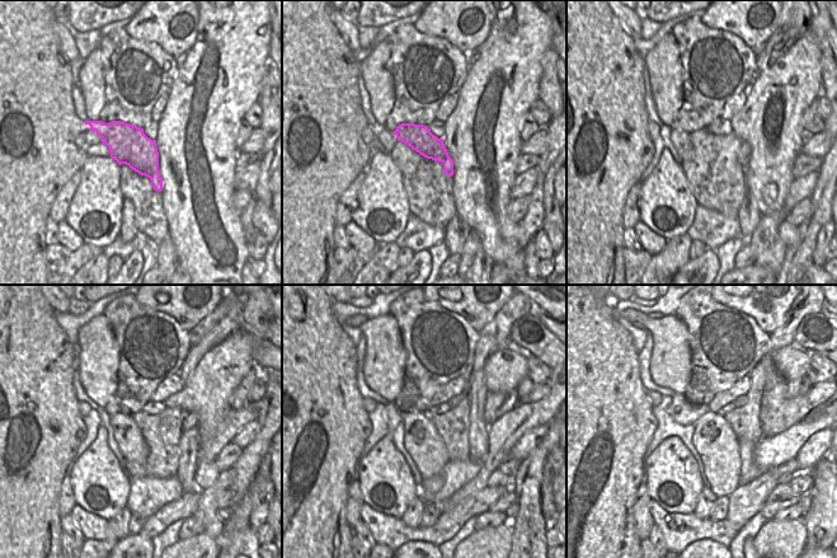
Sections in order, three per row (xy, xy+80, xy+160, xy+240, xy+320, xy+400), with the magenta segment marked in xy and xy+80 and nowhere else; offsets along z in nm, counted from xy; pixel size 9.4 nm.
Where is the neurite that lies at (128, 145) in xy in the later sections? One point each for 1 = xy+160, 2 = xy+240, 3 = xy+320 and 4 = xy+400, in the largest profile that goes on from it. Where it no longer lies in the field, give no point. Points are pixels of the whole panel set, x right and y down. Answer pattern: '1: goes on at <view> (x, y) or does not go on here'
1: goes on at xy+160 (744, 151)
2: goes on at xy+240 (189, 421)
3: goes on at xy+320 (497, 403)
4: goes on at xy+400 (795, 388)

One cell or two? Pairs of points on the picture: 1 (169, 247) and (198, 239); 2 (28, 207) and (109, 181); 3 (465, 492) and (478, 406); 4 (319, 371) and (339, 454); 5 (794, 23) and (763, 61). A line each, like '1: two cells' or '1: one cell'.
1: two cells
2: two cells
3: two cells
4: one cell
5: one cell

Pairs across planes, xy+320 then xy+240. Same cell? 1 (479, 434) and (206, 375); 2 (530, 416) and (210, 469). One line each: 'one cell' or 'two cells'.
1: two cells
2: two cells

